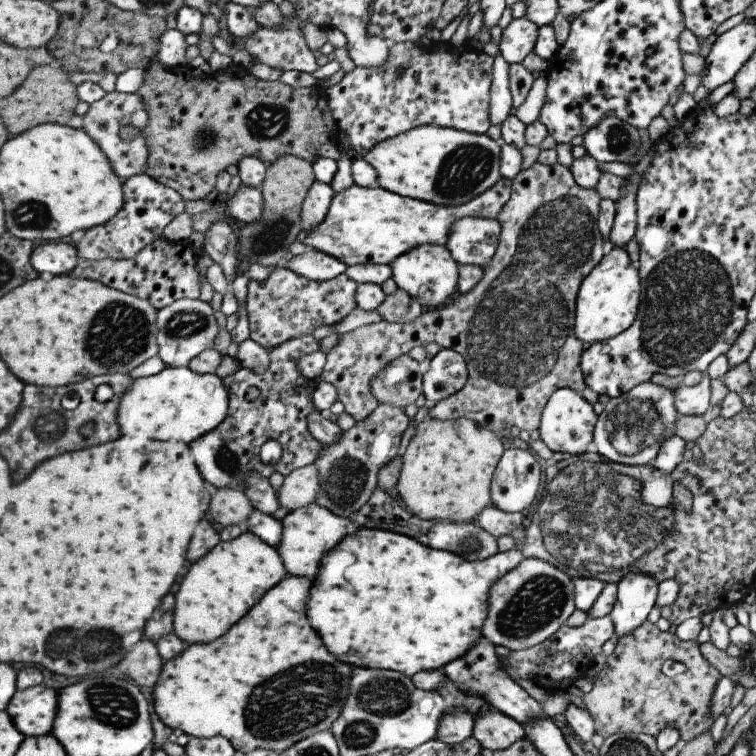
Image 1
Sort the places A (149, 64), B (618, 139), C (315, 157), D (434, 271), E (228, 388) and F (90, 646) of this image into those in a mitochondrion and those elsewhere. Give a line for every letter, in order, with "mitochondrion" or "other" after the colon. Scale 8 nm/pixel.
A: other
B: mitochondrion
C: other
D: other
E: other
F: mitochondrion

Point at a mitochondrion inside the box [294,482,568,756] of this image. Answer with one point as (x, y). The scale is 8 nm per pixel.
(378, 701)

